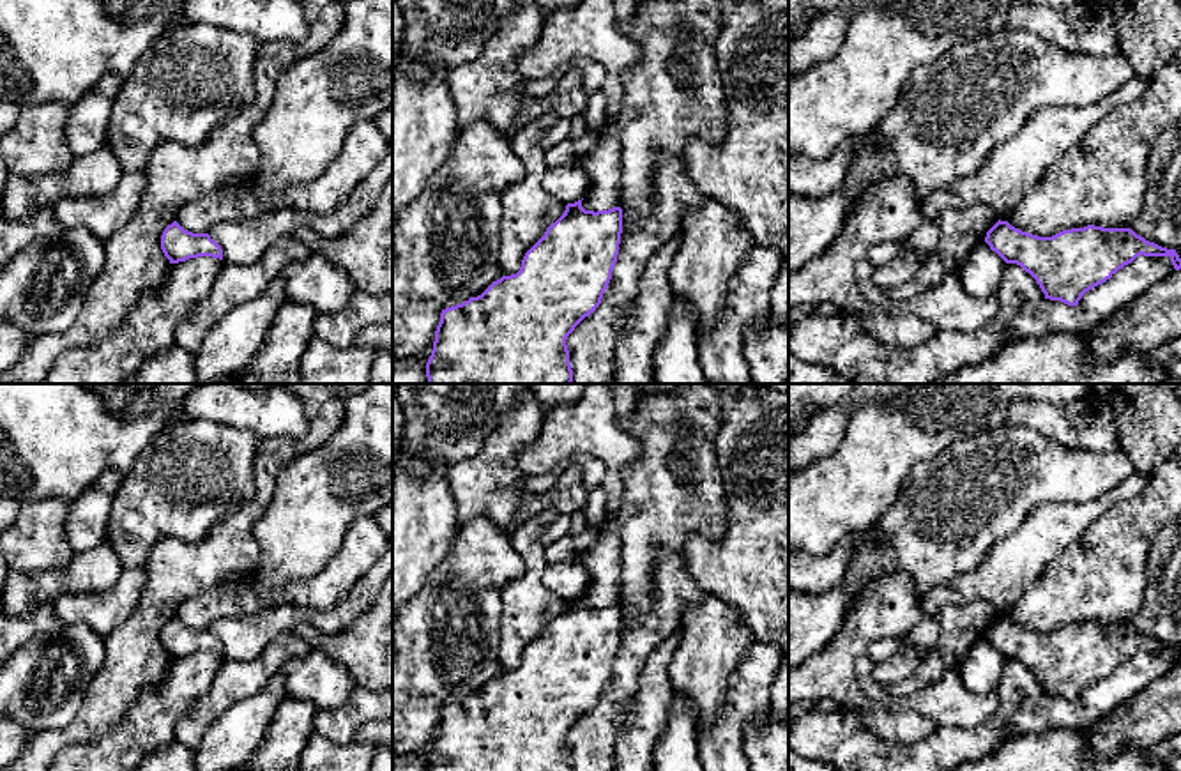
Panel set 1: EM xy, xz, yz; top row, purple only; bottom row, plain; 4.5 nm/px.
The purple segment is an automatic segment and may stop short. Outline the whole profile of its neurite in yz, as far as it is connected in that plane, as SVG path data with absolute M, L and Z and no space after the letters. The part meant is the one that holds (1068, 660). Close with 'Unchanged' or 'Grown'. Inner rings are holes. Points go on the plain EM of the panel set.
M997 617L985 638L1006 660L1017 660L1040 681L1045 695L1077 702L1086 688L1110 676L1137 653L1169 653L1181 665L1176 645L1146 637L1130 624L1063 626L1052 633L1038 633Z. Unchanged

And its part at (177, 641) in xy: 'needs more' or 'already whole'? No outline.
already whole

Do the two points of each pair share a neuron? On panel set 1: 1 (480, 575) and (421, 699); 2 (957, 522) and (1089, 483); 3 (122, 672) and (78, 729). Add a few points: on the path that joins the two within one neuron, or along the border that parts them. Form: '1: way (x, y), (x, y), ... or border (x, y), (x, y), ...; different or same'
1: way (458, 605), (444, 642), (421, 669); same
2: way (990, 488), (996, 483), (1056, 483); same
3: way (117, 687), (92, 715); same

